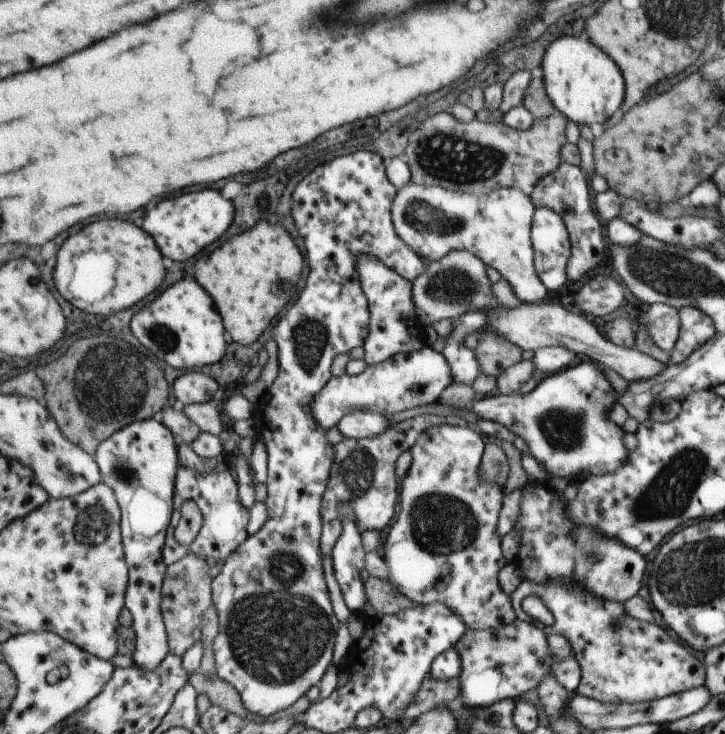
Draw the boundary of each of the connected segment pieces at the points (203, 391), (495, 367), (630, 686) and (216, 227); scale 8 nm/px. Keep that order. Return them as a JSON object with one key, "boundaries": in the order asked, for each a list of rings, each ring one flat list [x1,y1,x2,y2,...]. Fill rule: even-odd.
{"boundaries":[[[187,371,173,385,179,406,213,401,219,384,213,377,196,371]],[[479,334,474,350,480,372,496,378,521,360,521,349,498,334]],[[522,580,511,594,512,609,517,618,533,624,543,634,561,634,570,644,571,656,577,661,580,670,579,686,572,694,579,694,603,704,639,704,639,702,659,701,675,693,683,693,687,689,694,689,705,684,703,678,703,662,695,658,691,650,683,644,671,640,671,636,661,628,659,621,649,624,643,620,635,620,625,614,622,603,607,602,593,594,589,594,577,582,545,582,537,584,531,580],[530,595,536,596,553,616,551,626,543,625,538,620,531,618,521,610,521,601]],[[199,190,177,198,167,198,147,212,145,230,157,238,161,252,175,261,185,262,197,258,203,250,219,242,233,224,233,202,223,198,219,190]]]}

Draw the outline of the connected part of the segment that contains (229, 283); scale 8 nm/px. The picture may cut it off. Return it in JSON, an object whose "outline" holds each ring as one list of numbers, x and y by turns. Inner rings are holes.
{"outline":[[257,222,247,232,233,236,227,244,216,248,211,254,199,258,194,266,194,278,213,294,217,310,225,318,225,328,233,342,253,344,269,322,279,314,283,304,295,294,295,284,301,276,301,254,293,240,281,228,267,222]]}

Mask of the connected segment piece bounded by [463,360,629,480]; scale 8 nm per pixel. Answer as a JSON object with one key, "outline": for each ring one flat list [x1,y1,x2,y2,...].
{"outline":[[583,360,575,366,567,366,565,370,550,374,527,394,491,394,475,398,463,410,473,413,479,420,498,423,519,436,527,444,528,453,543,466,543,471,549,476,572,480,579,473,591,476,615,474,629,460,629,451,621,444,621,430,617,424,607,420,607,412,611,410,615,394,603,374,590,361]]}

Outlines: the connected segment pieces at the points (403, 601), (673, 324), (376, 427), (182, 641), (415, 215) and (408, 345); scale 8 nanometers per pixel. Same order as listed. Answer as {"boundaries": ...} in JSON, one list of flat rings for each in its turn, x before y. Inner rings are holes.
{"boundaries":[[[367,575,365,579,365,595,377,616,384,614,397,614,399,610,419,606,396,590,391,583,380,578]],[[650,304,643,308,642,319,653,344,671,353,680,334,679,311,666,304]],[[352,412,342,416,336,424,344,439,363,439,377,436,389,428,387,416,375,412]],[[193,552,168,565,164,580,162,610,168,630,170,653,176,654,179,658,184,658,185,654,202,640,204,614,214,606,209,568,205,559]],[[409,181,397,194,397,202,393,202,393,222,397,222,401,239,426,261,438,261,452,251,467,250,485,266,497,270,521,303,535,303,548,298,549,293,535,274,533,250,529,248,533,205,529,196,514,188,467,194]],[[357,254,356,271,360,287,368,302,370,329,365,338,363,361,367,365,377,365,399,353,421,350,427,346,423,326,415,318,415,303,412,301,412,283,397,274,391,267,385,266,379,258,371,254]]]}

